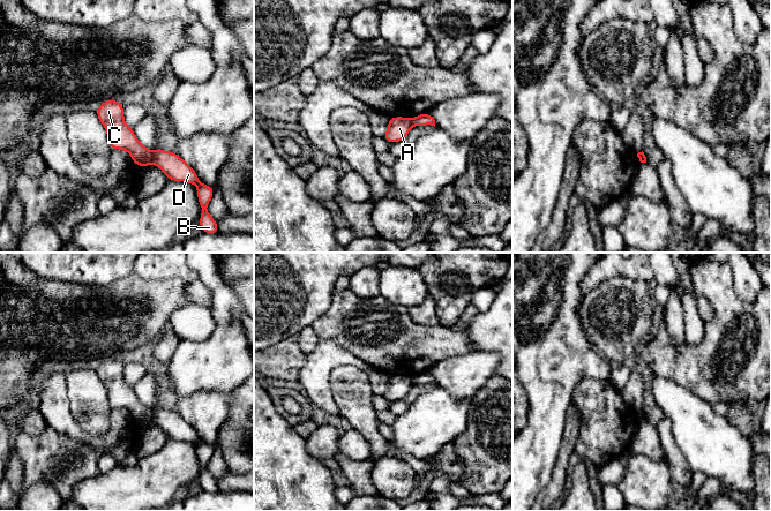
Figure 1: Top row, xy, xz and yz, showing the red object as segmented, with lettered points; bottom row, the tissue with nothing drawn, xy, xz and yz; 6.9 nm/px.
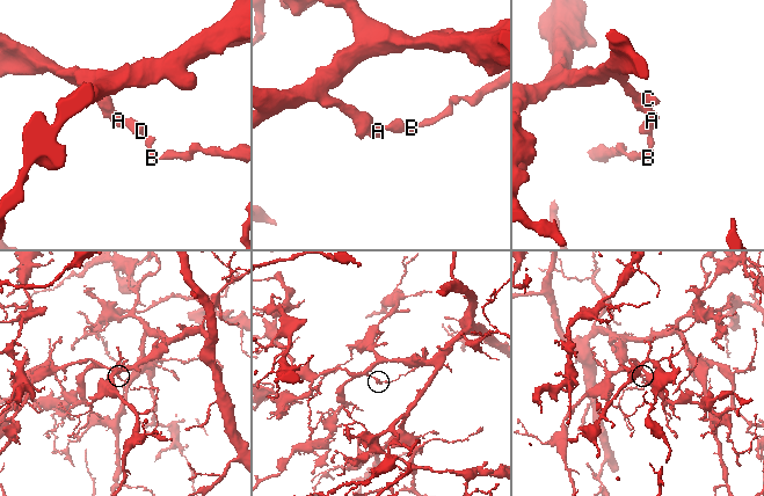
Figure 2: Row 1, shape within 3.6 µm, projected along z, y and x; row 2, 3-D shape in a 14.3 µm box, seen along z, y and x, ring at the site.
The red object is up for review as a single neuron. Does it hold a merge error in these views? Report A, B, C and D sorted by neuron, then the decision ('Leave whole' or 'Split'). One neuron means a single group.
Groups: A C / B D. Split

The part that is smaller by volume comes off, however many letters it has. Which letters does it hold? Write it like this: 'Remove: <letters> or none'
Remove: B, D

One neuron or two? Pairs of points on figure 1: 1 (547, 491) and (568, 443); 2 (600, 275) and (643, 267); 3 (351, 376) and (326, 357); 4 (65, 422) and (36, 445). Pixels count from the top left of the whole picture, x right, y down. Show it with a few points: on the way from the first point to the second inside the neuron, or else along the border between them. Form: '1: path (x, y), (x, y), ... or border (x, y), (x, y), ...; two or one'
1: path (558, 480), (564, 455); one
2: path (611, 268), (633, 268); one
3: border (365, 372), (337, 366), (330, 374), (331, 393); two
4: border (47, 425), (80, 441); two

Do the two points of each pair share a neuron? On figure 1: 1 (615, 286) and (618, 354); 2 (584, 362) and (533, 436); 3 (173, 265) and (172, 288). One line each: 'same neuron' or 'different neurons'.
1: same neuron
2: same neuron
3: different neurons

